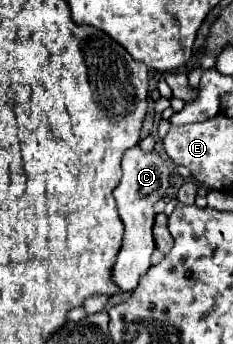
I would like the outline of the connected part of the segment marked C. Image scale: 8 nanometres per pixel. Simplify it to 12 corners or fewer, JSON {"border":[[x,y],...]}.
{"border":[[128,149],[114,189],[124,239],[112,281],[132,291],[150,269],[154,203],[170,161]]}

